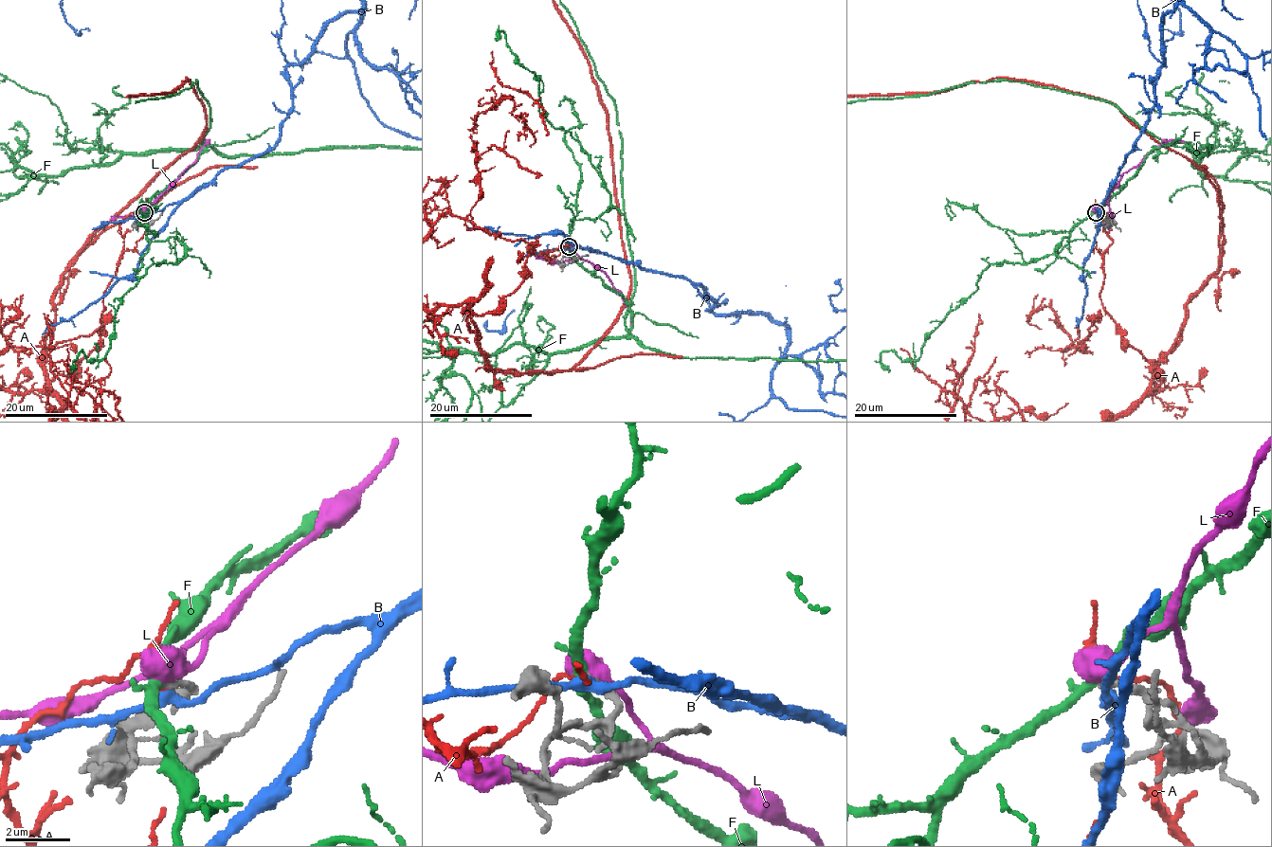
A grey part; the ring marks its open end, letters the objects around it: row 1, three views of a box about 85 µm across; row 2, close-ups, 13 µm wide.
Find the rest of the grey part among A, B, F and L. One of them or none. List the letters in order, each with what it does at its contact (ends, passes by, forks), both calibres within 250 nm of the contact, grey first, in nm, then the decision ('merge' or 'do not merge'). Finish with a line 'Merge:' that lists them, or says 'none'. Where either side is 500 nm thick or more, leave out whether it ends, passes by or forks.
A: it ends; calibres 200 and 110 nm; do not merge
B: it passes by; calibres 200 and 320 nm; do not merge
F: it forks; calibres 190 and 260 nm; do not merge
L: calibres 200 and 750 nm; do not merge
Merge: none

